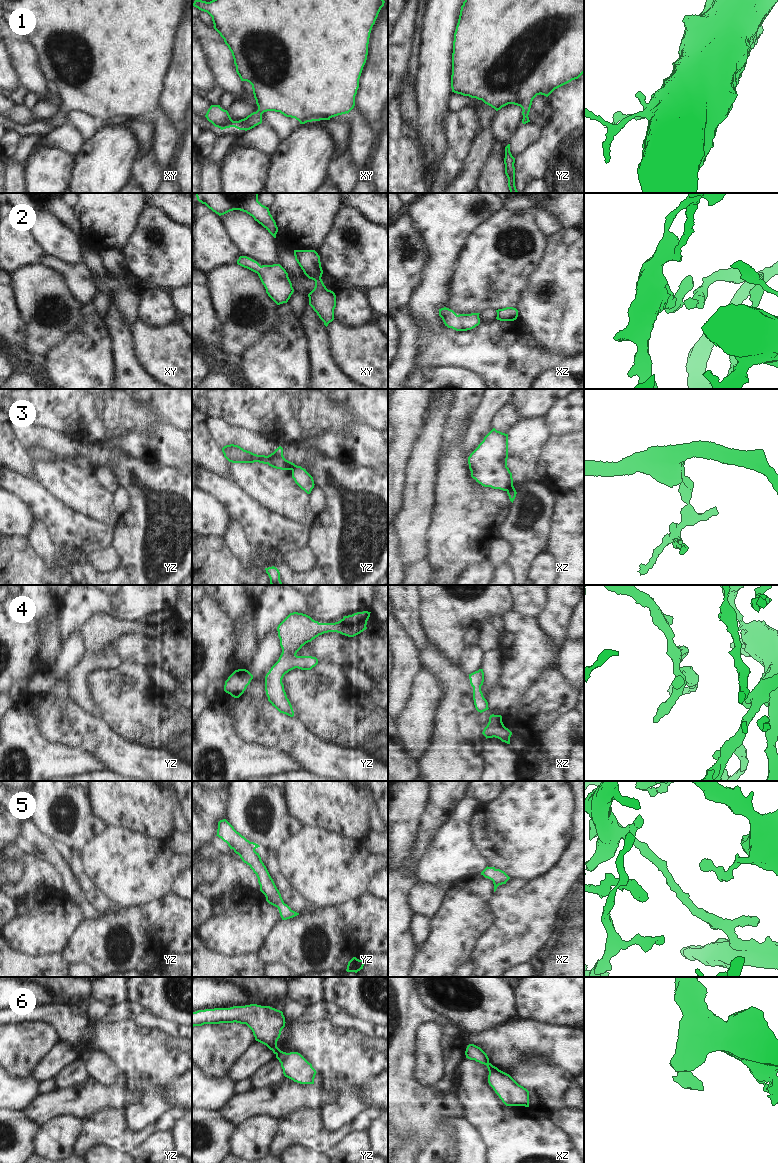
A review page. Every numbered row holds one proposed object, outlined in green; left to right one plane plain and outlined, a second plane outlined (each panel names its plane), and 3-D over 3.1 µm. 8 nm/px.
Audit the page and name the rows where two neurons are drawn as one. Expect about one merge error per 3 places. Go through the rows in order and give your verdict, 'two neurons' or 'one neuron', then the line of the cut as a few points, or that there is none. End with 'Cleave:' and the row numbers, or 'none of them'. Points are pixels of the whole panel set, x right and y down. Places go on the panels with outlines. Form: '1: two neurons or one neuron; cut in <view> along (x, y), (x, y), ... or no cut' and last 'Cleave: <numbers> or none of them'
1: one neuron; no cut
2: one neuron; no cut
3: two neurons; cut in xz along (514, 488), (507, 491)
4: one neuron; no cut
5: one neuron; no cut
6: two neurons; cut in yz along (280, 1050), (276, 1054)
Cleave: 3, 6

